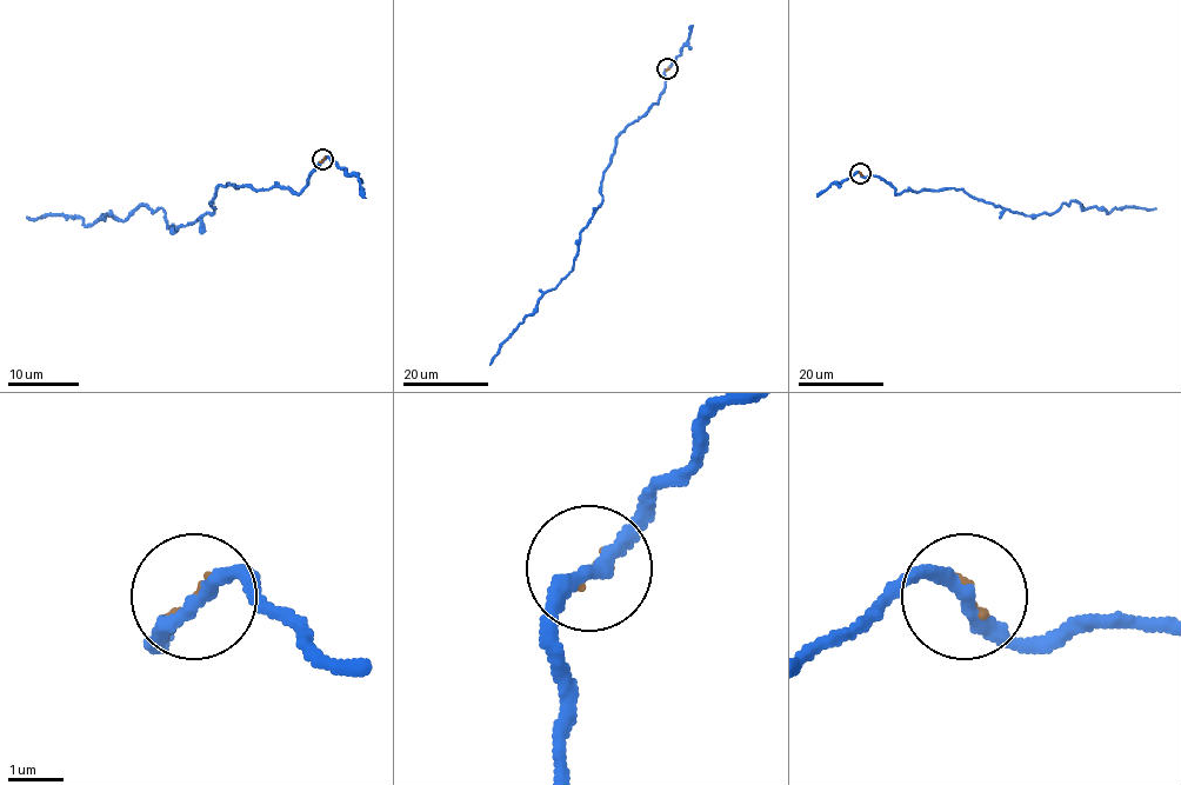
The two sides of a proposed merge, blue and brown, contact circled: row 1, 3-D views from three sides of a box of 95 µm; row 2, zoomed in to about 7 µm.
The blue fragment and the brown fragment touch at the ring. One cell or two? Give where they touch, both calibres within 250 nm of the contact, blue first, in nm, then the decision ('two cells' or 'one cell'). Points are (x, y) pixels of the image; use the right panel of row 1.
place (860, 173); calibres 280 and 120 nm; two cells

